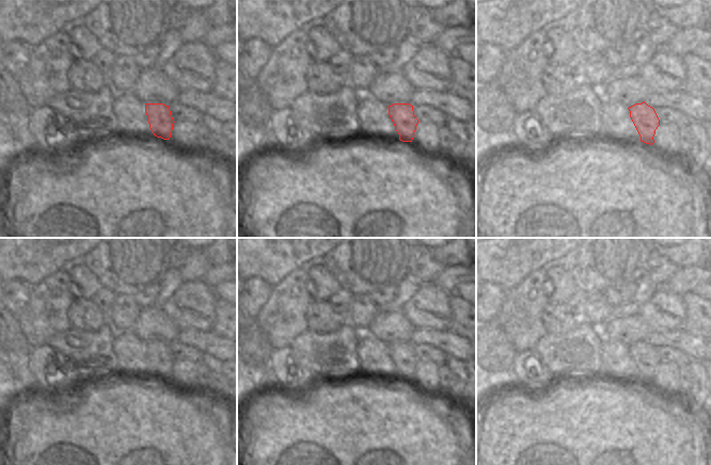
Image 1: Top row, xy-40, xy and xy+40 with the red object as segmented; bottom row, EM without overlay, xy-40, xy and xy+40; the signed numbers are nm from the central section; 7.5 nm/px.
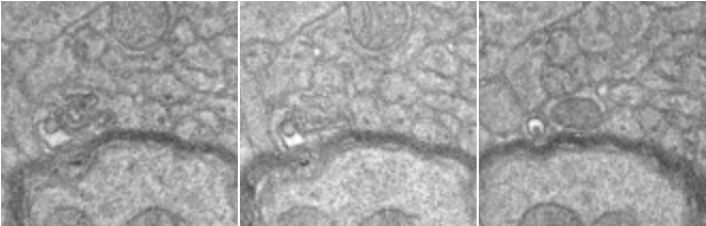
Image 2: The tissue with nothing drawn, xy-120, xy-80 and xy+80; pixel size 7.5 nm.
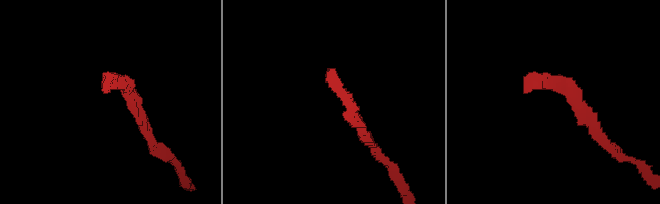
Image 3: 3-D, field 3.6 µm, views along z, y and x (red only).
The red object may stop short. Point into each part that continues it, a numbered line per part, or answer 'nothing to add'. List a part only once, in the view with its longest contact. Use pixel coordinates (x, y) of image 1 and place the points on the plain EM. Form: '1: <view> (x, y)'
1: xy (374, 359)

